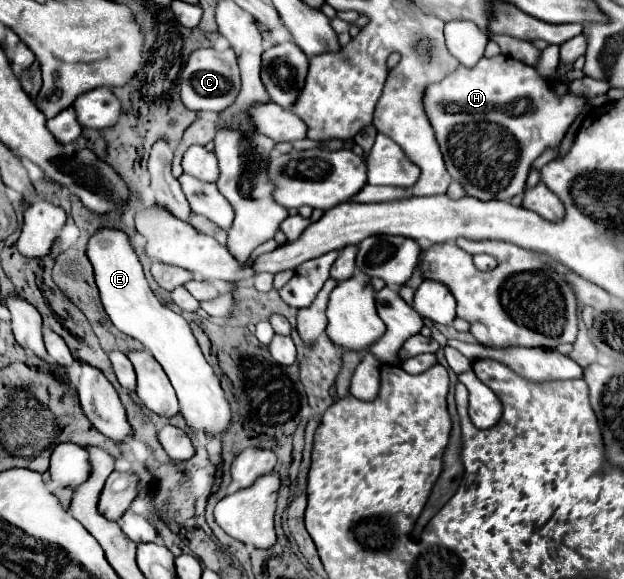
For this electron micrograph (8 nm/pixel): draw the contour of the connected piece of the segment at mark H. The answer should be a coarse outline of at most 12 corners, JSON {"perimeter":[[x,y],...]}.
{"perimeter":[[503,54],[429,84],[465,194],[511,200],[585,98]]}

